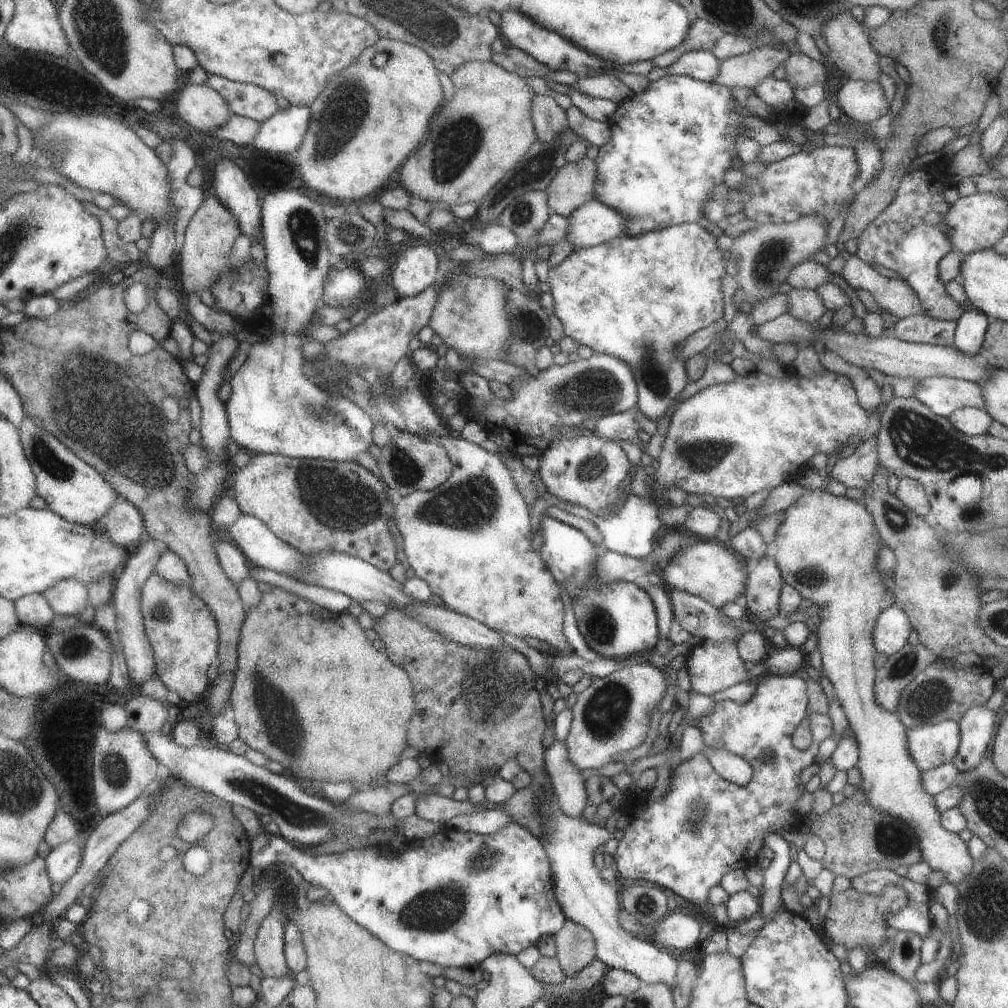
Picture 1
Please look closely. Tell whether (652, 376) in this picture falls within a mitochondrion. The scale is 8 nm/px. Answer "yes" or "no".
yes

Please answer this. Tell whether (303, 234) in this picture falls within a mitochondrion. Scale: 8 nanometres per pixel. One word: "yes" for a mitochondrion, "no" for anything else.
yes

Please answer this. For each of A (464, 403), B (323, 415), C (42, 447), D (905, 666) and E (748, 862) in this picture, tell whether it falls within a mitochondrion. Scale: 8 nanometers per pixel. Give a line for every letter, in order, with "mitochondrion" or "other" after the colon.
A: other
B: mitochondrion
C: mitochondrion
D: mitochondrion
E: other

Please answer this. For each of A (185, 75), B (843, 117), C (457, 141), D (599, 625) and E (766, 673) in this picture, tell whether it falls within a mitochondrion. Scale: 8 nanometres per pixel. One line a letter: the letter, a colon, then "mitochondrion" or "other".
A: other
B: other
C: mitochondrion
D: mitochondrion
E: other

